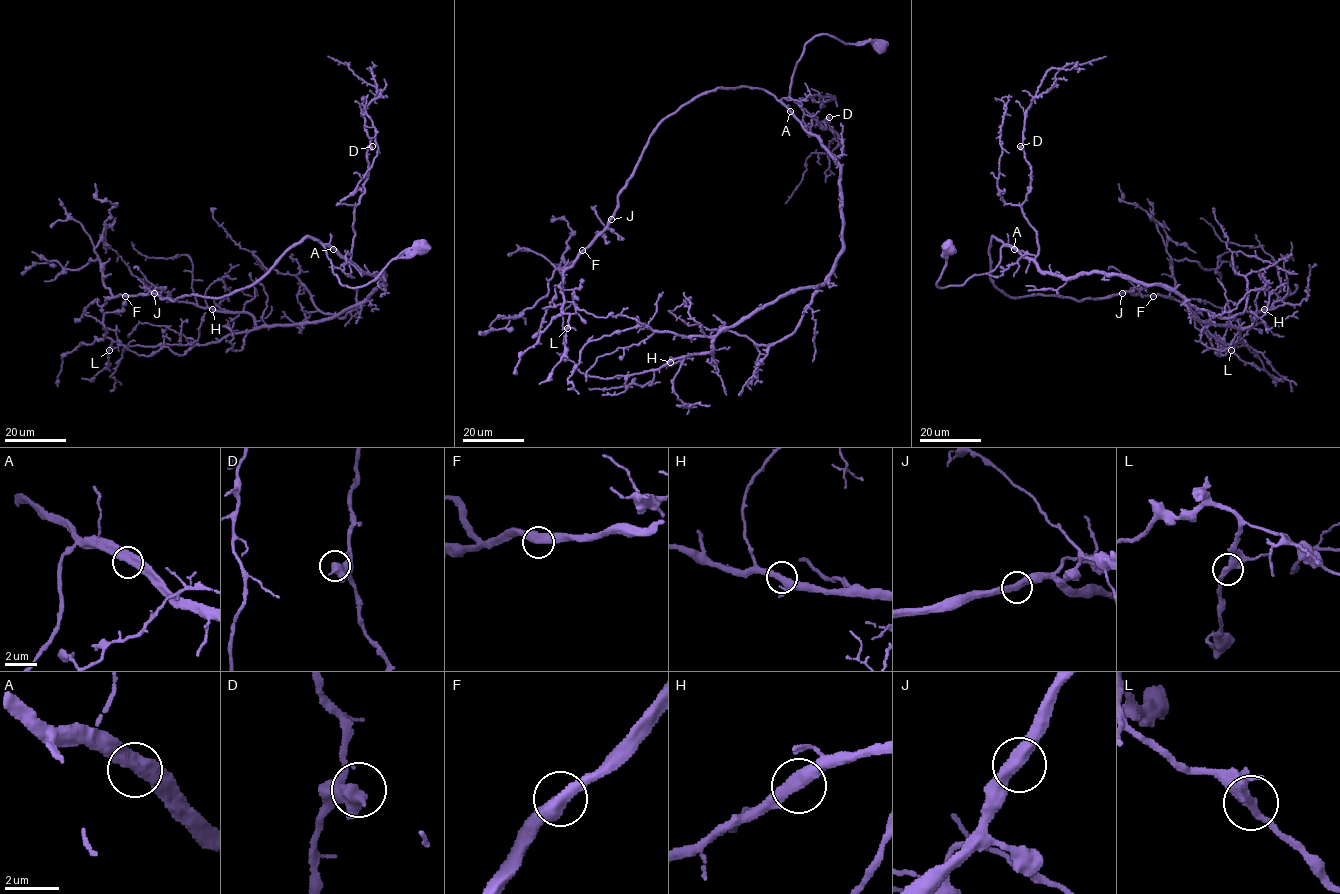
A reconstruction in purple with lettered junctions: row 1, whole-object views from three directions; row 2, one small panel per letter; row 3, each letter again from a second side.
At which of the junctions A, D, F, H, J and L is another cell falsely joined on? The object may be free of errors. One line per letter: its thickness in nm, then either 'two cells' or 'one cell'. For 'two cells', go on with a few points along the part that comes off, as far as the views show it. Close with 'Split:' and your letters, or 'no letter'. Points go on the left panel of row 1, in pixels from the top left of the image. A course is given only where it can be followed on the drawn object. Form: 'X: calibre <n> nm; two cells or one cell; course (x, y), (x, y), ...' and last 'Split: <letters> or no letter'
A: calibre 440 nm; one cell
D: calibre 440 nm; one cell
F: calibre 480 nm; one cell
H: calibre 480 nm; one cell
J: calibre 440 nm; one cell
L: calibre 440 nm; one cell
Split: no letter

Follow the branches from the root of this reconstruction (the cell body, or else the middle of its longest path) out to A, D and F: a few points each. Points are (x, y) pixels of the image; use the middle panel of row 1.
A: (879, 47), (872, 41), (854, 44), (828, 34), (814, 36), (794, 68), (790, 95), (781, 100), (791, 111)
D: (879, 47), (828, 34), (805, 44), (781, 102), (809, 136), (813, 119), (825, 128), (829, 117)
F: (879, 47), (815, 35), (788, 97), (740, 86), (683, 104), (650, 136), (609, 225), (582, 250)

